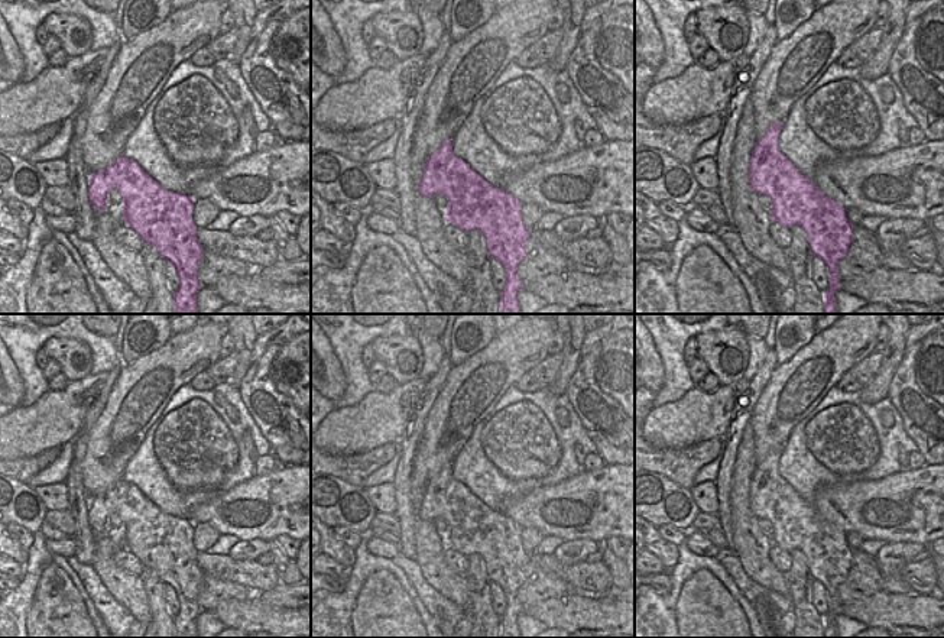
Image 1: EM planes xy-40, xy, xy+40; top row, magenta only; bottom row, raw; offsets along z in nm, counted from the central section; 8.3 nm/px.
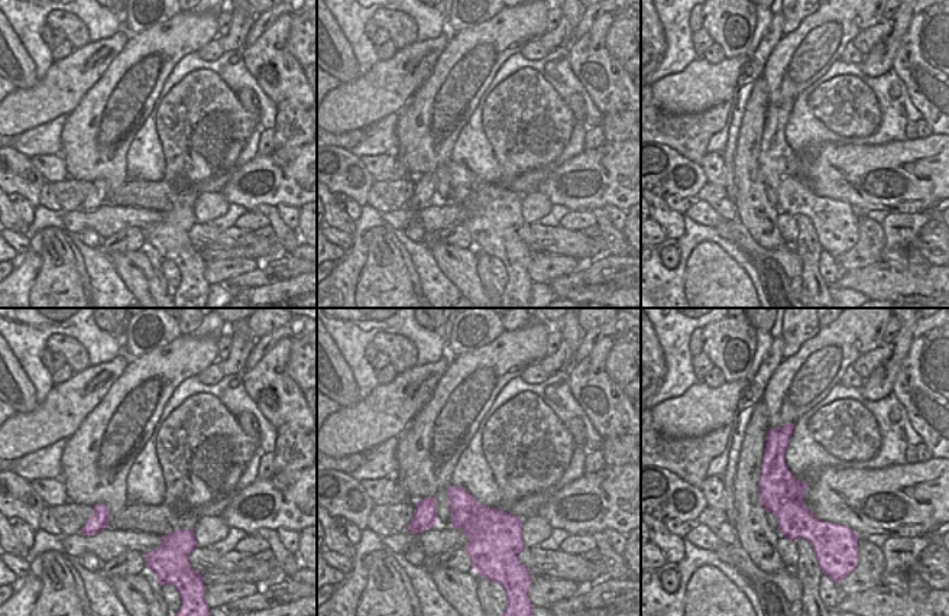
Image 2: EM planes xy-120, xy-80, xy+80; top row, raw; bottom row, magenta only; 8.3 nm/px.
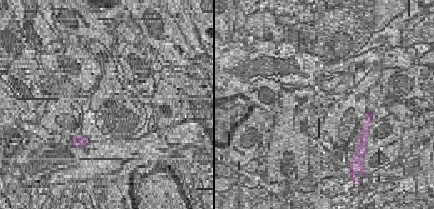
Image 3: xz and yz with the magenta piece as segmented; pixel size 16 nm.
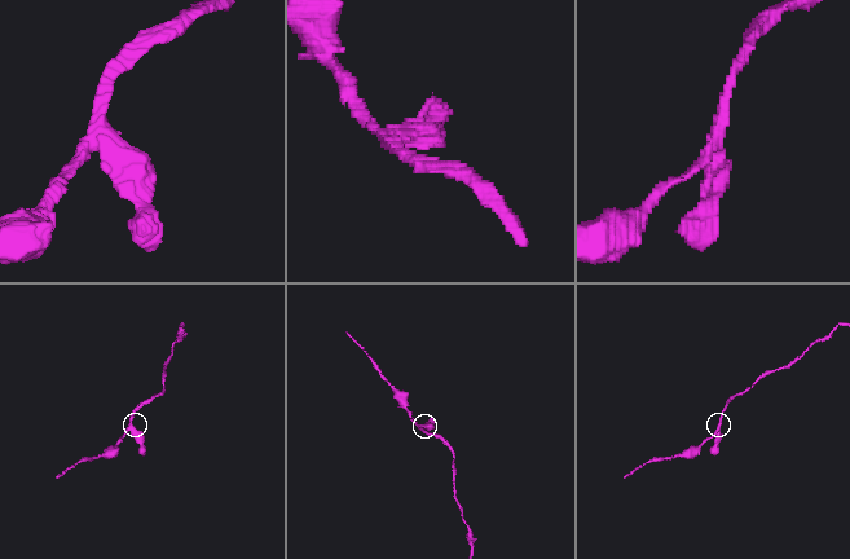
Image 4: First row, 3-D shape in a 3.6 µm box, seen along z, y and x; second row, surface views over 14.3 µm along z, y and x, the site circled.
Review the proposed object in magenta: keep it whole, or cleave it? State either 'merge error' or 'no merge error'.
merge error

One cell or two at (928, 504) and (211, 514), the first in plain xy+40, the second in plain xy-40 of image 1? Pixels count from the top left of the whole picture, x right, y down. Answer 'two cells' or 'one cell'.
one cell

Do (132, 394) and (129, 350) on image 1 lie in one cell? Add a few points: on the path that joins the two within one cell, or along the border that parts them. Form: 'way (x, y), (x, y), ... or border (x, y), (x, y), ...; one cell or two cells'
border (161, 346), (123, 365); two cells

